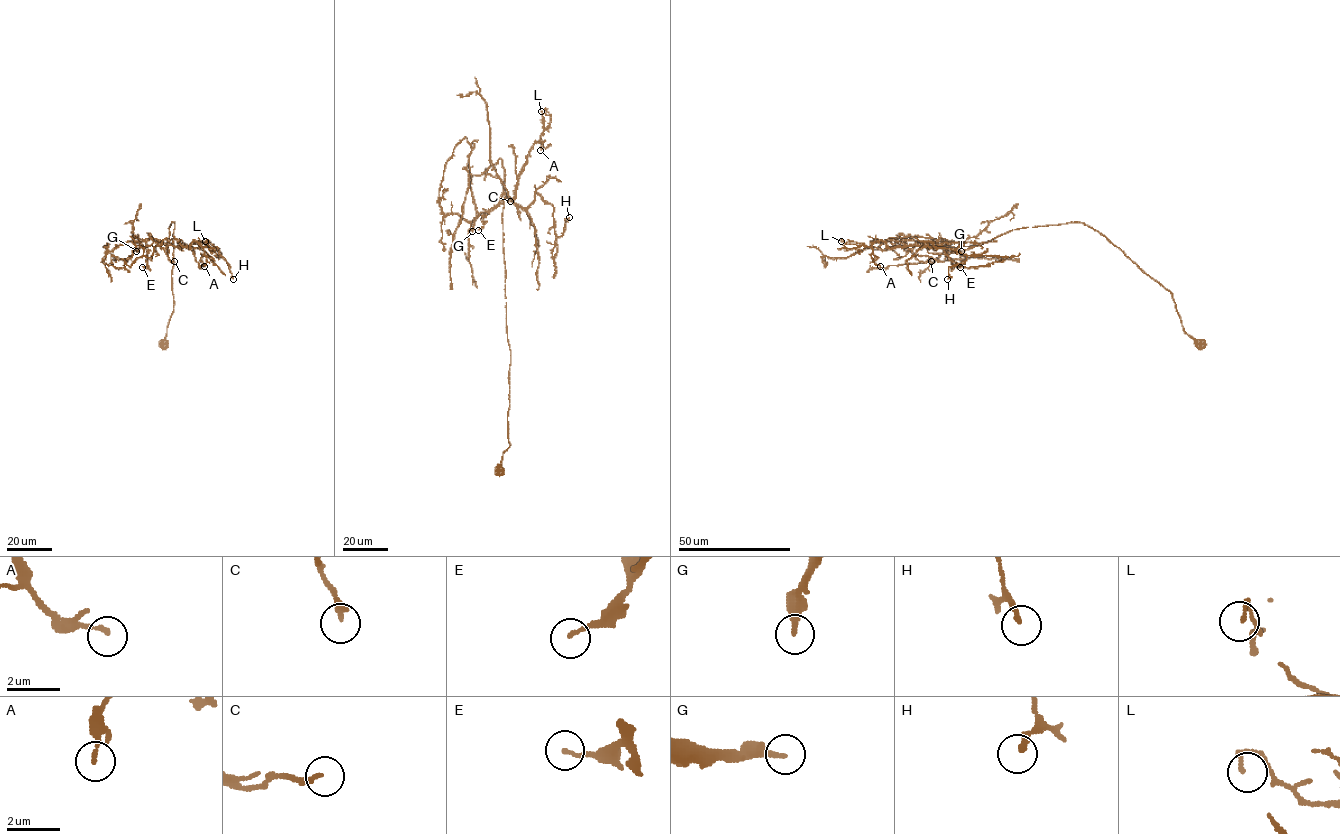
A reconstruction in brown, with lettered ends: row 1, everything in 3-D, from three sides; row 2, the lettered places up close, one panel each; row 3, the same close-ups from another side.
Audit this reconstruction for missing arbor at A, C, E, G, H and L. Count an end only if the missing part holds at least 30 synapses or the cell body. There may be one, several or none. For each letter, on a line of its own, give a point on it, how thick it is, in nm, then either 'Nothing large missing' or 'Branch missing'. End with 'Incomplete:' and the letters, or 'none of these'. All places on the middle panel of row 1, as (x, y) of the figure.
A: Place: (540, 150). Thickness 160 nm. Nothing large missing
C: Place: (510, 201). Thickness 190 nm. Nothing large missing
E: Place: (478, 230). Thickness 130 nm. Nothing large missing
G: Place: (472, 231). Thickness 260 nm. Nothing large missing
H: Place: (569, 217). Thickness 180 nm. Nothing large missing
L: Place: (541, 111). Thickness 140 nm. Nothing large missing
Incomplete: none of these

